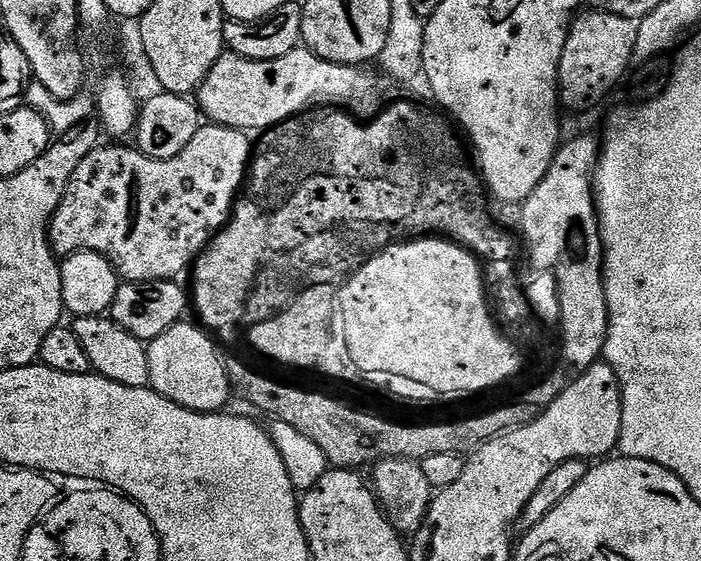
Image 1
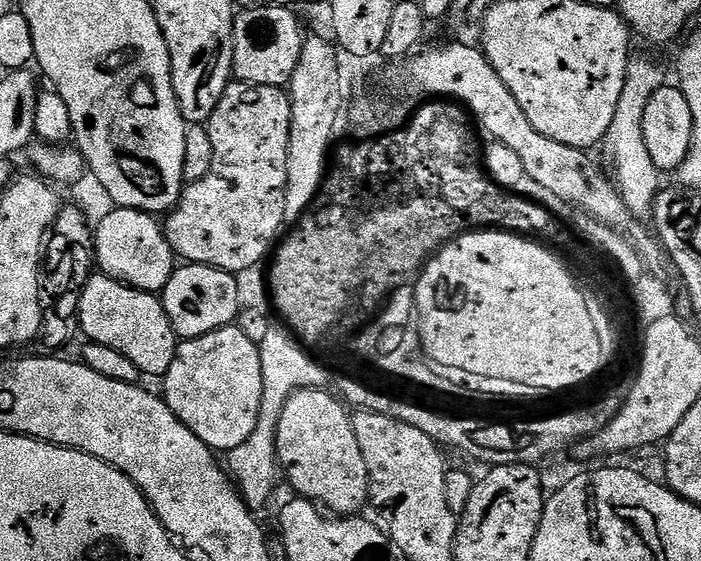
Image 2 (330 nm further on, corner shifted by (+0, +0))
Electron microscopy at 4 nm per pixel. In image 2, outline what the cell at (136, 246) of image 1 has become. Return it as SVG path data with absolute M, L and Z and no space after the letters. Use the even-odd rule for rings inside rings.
M229 83L206 127L210 134L210 146L214 146L210 174L188 184L180 193L179 204L167 213L166 231L170 246L181 261L205 264L235 274L261 263L265 259L263 256L267 257L281 239L280 228L285 227L283 203L286 202L287 158L291 138L289 93L284 88L274 86Z

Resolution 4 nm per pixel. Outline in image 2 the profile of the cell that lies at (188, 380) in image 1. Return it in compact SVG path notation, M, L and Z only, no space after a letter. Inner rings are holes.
M240 327L219 328L205 336L183 341L176 349L174 362L170 362L170 370L162 377L162 384L162 398L170 410L213 452L226 454L234 450L234 446L242 446L242 442L254 434L262 402L262 362L259 347Z

